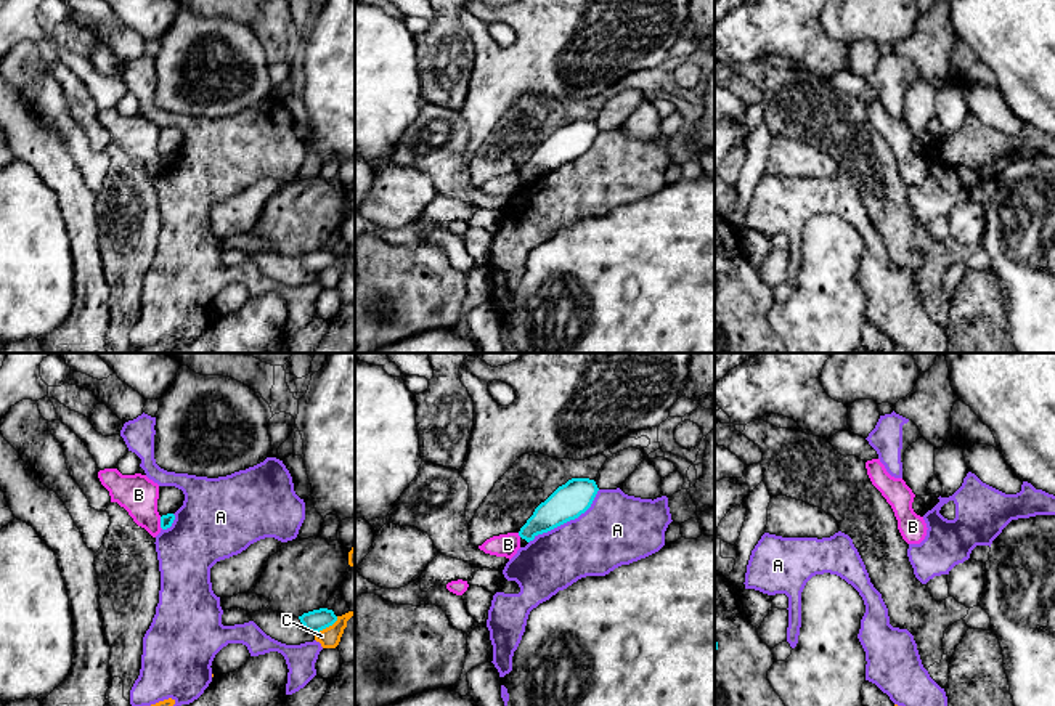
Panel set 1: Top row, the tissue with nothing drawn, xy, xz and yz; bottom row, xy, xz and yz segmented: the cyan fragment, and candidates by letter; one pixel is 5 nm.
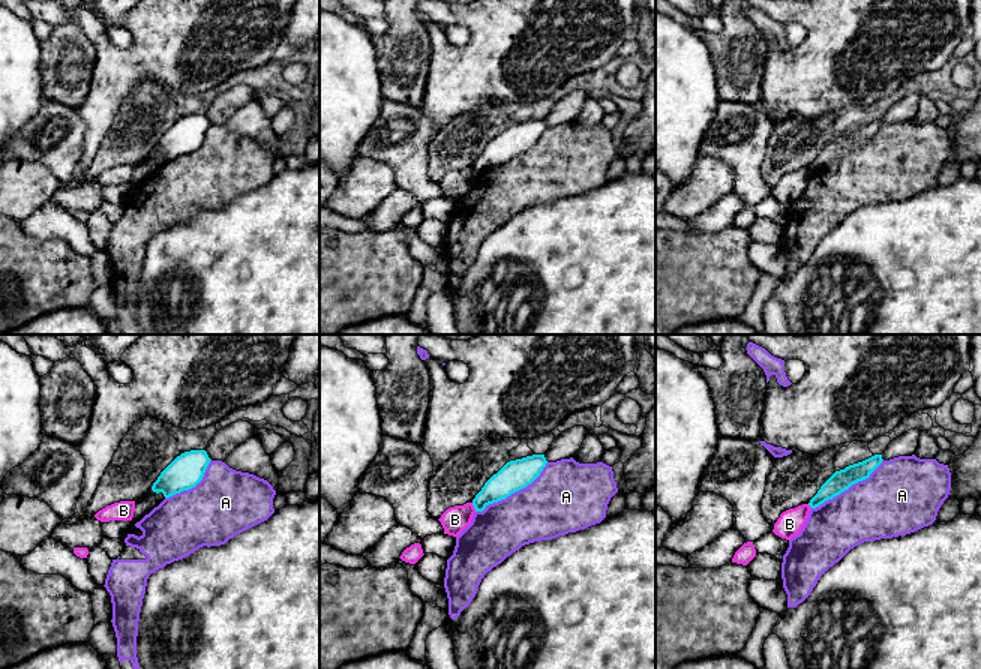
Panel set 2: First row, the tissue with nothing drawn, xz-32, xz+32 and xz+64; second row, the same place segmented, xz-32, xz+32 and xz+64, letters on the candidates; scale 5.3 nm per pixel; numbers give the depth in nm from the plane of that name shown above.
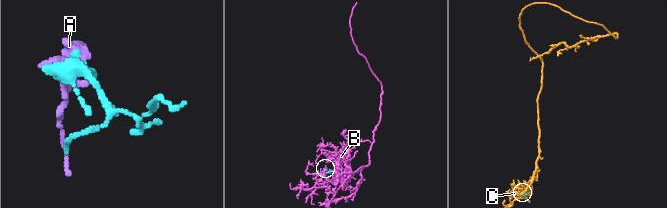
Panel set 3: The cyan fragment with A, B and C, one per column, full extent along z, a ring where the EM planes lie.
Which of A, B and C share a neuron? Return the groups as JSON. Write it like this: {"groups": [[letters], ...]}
{"groups": [["A"], ["B"], ["C"]]}

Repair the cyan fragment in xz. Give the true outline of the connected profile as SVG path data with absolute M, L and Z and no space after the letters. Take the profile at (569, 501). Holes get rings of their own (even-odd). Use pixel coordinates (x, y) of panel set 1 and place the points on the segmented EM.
M568 480L535 509L533 515L520 528L519 536L530 542L538 534L578 518L591 507L597 491L599 488L594 480Z

